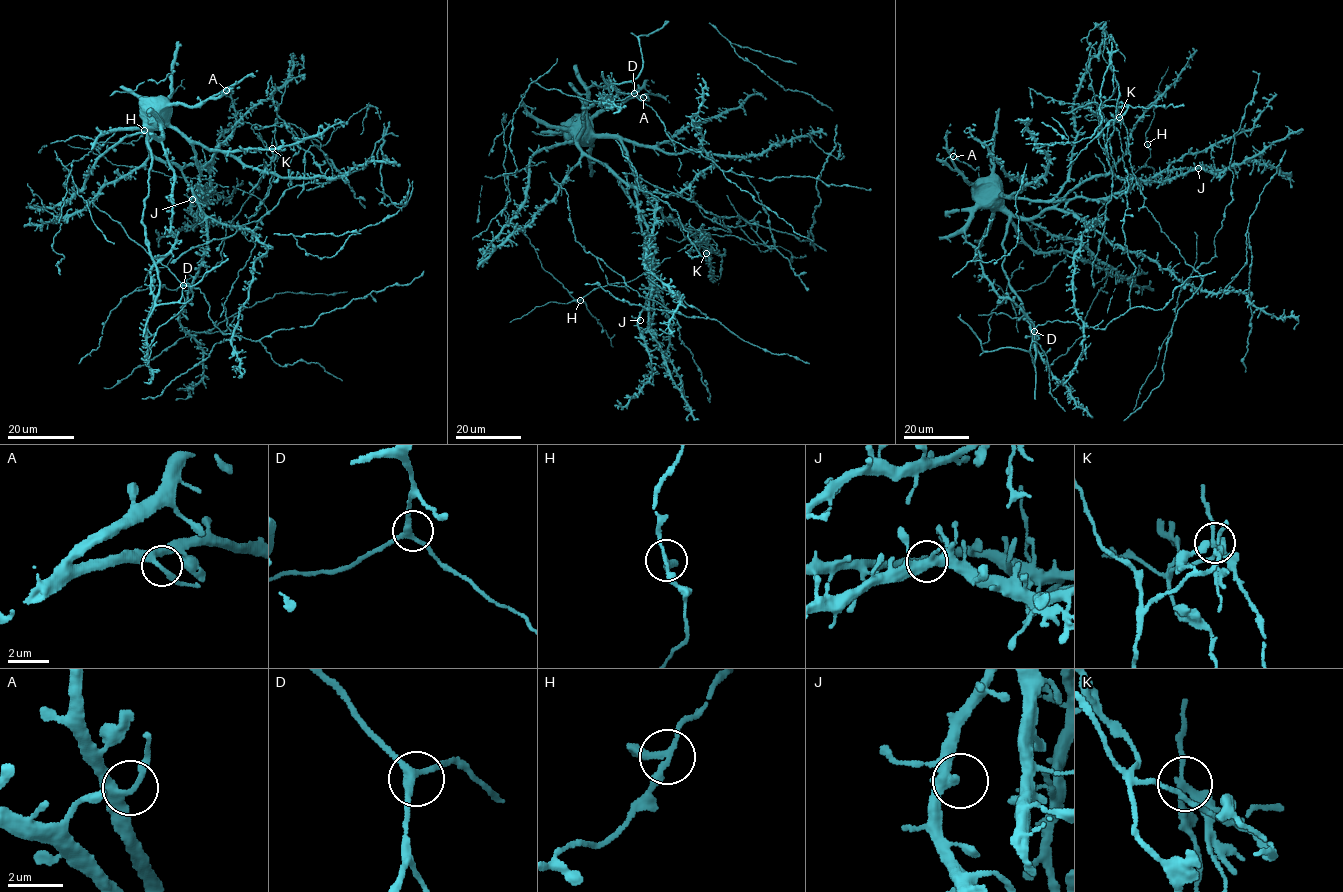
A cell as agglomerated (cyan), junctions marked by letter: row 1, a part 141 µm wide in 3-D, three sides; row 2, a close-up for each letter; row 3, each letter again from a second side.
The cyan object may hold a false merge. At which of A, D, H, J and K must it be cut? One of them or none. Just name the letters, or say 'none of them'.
K

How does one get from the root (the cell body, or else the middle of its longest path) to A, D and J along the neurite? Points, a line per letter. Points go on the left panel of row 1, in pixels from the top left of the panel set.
A: (156, 110), (167, 100), (189, 106), (200, 105), (226, 90)
D: (156, 110), (166, 104), (165, 119), (151, 133), (148, 140), (151, 165), (142, 222), (148, 250), (183, 285)
J: (156, 110), (166, 103), (170, 125), (185, 135), (191, 144), (200, 172), (197, 192), (204, 193), (192, 199)

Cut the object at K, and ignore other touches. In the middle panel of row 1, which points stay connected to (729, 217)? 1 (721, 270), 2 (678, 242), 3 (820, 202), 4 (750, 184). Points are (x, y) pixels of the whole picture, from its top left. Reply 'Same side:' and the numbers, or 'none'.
Same side: 1, 2, 3, 4

